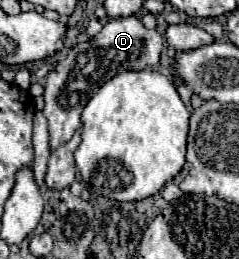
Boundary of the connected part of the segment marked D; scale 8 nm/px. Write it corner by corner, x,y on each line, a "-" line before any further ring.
137,16
109,20
97,36
75,44
45,78
43,114
49,122
51,148
71,140
71,136
81,128
81,112
91,96
101,88
101,84
125,70
145,70
157,66
161,50
163,36
157,30
147,30

